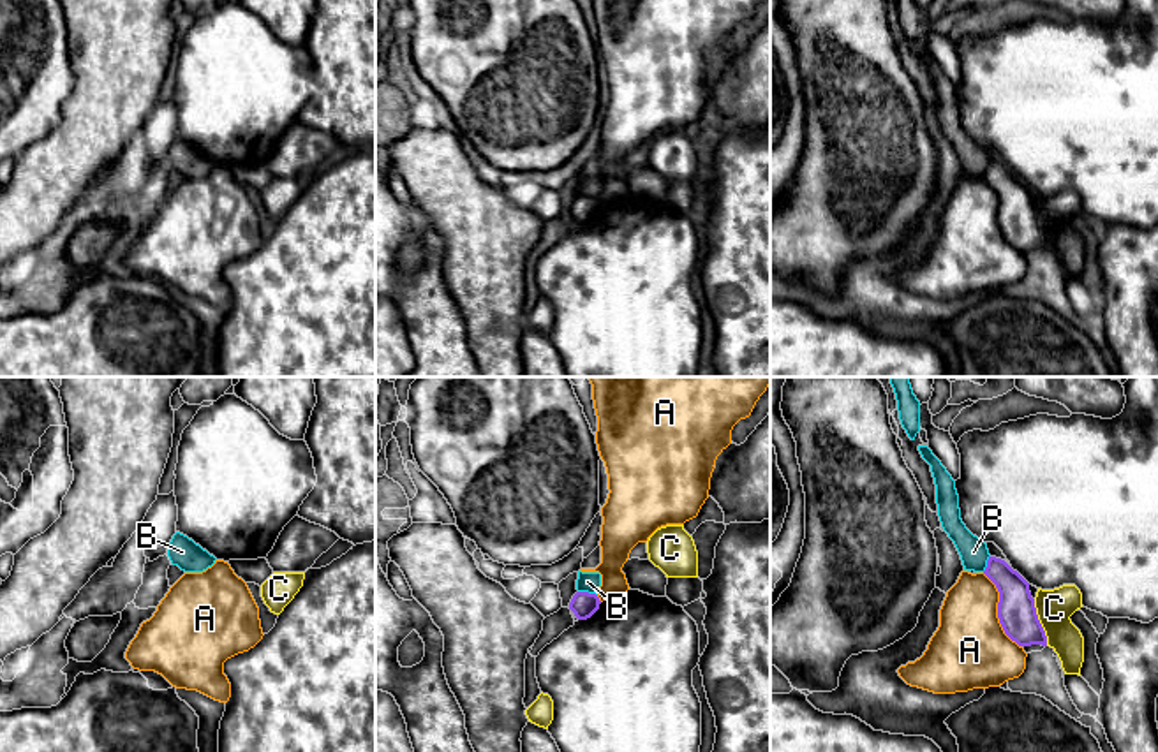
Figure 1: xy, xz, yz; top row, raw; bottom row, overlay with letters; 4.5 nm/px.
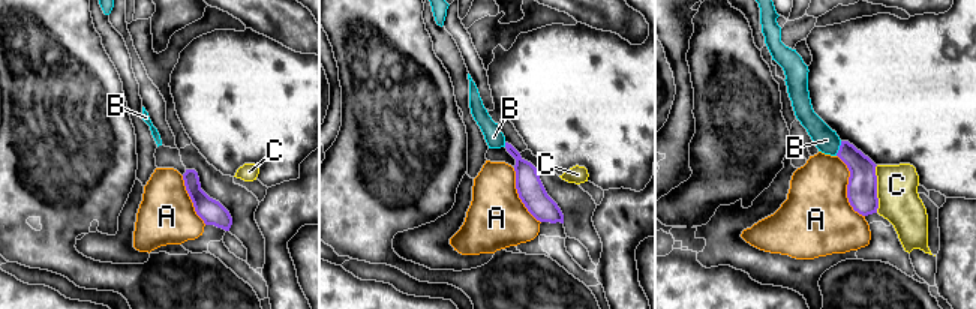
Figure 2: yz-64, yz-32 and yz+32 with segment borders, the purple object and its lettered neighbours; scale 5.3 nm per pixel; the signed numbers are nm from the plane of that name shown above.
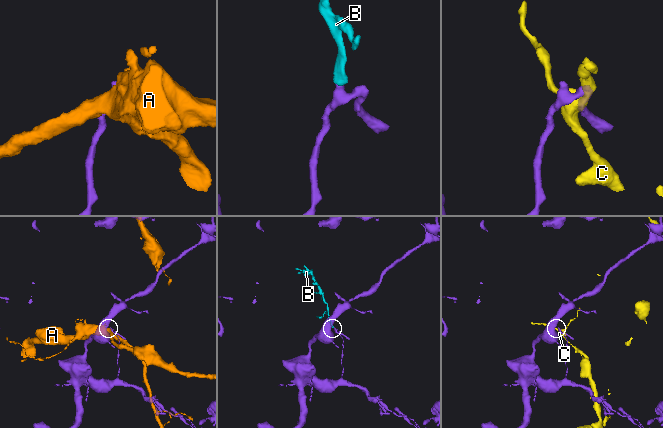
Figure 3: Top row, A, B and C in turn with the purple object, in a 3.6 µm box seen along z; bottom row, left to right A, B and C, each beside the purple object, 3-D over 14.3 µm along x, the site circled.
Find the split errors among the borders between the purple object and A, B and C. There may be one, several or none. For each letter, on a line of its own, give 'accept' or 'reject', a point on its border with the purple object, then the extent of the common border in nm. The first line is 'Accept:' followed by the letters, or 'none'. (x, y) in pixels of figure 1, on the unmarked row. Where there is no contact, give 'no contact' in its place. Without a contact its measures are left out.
Accept: none
A: reject | yz (998, 217) | 380 nm
B: reject | xz (587, 198) | 90 nm
C: reject | yz (1039, 228) | 220 nm

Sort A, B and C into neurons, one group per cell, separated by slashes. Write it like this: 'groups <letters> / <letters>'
groups A / B / C

